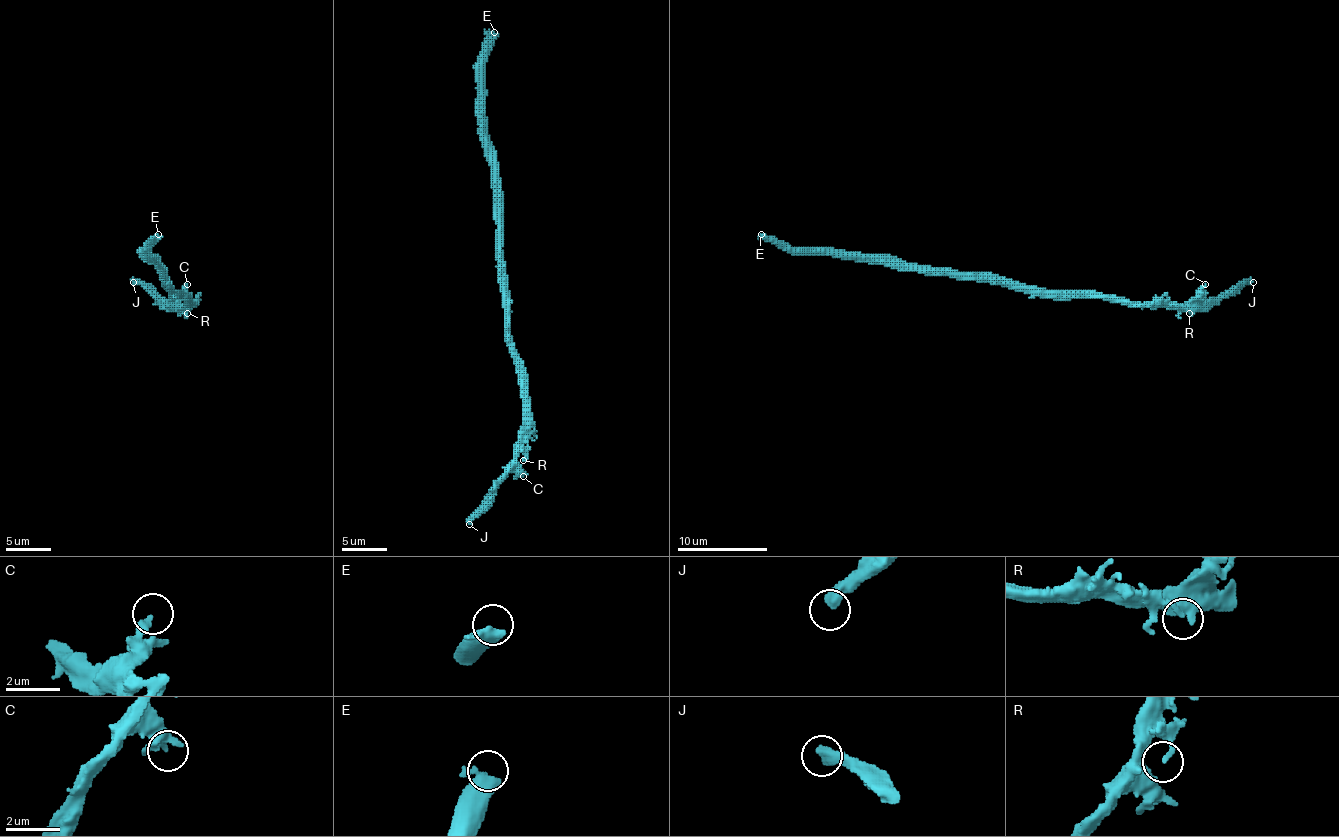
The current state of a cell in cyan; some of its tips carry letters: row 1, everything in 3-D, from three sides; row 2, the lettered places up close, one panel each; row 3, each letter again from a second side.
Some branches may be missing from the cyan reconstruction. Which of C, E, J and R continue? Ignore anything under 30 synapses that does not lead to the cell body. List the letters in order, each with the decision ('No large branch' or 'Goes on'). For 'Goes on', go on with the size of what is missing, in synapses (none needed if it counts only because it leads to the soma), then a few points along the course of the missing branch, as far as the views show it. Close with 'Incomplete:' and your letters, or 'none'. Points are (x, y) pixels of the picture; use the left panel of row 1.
C: No large branch
E: No large branch
J: Goes on. Roughly 170 synapses. Course of what is missing: (133, 282), (108, 275), (81, 248), (74, 232), (97, 203), (119, 185), (128, 203)
R: No large branch
Incomplete: J

